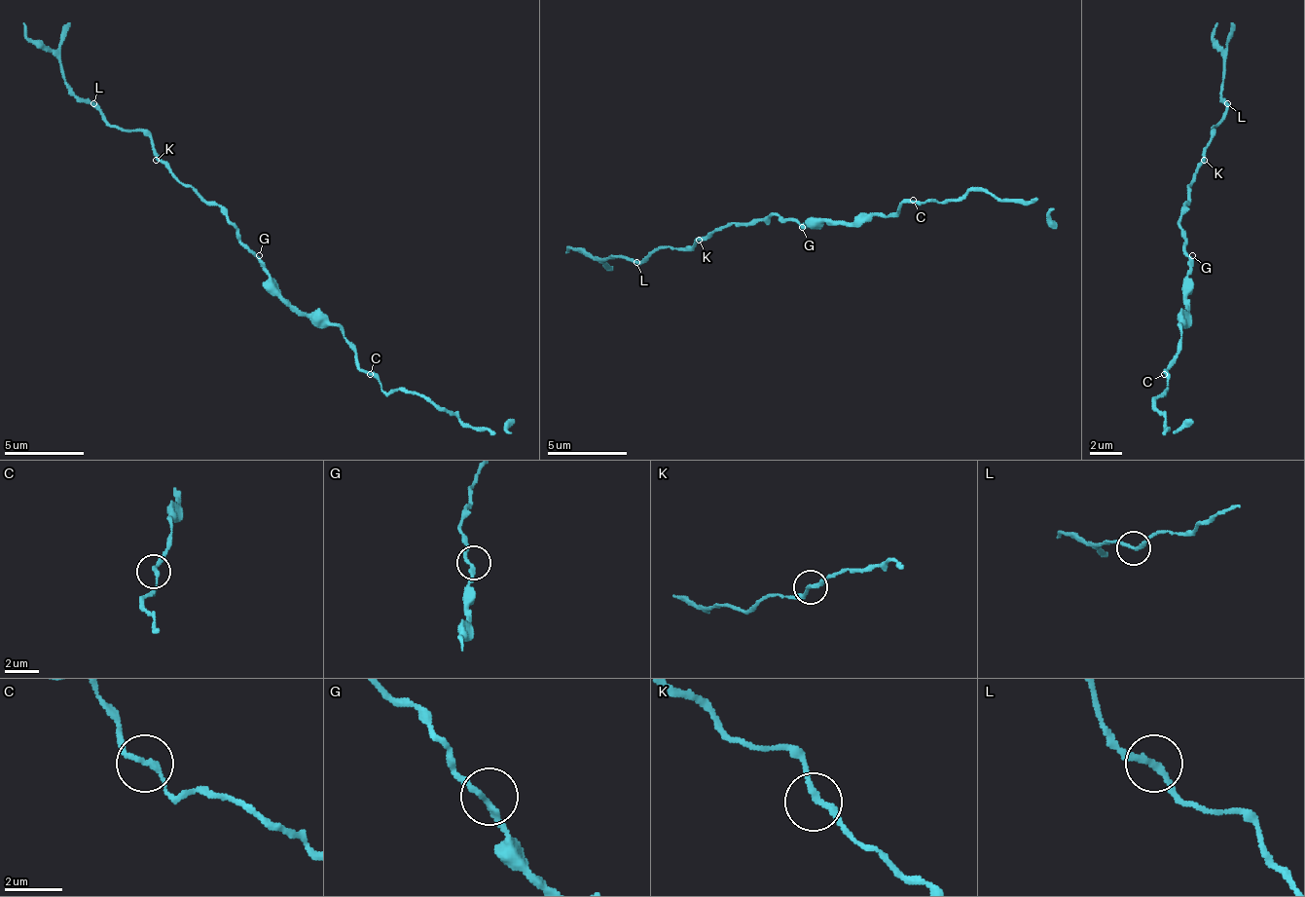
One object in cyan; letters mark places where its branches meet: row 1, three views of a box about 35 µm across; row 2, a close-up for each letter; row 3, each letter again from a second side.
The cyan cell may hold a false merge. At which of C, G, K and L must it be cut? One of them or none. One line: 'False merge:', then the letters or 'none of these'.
False merge: none of these

